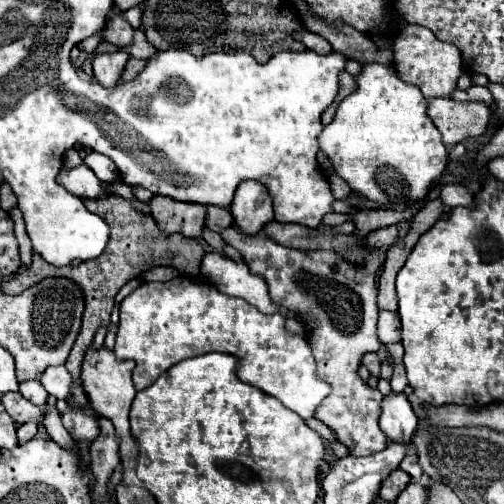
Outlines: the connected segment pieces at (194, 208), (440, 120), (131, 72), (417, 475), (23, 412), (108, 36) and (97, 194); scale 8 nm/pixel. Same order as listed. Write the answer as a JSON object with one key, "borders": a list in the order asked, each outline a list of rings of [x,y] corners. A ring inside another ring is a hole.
{"borders":[[[[154,196],[150,200],[152,216],[166,234],[182,232],[188,238],[198,238],[206,228],[206,206],[194,202],[178,202],[170,196]]],[[[430,98],[428,116],[442,132],[444,146],[454,146],[486,130],[490,108],[482,102],[458,102],[454,98]]],[[[130,58],[128,64],[126,64],[126,70],[122,74],[122,82],[130,82],[134,80],[146,66],[146,60],[140,60],[140,58]]],[[[416,452],[406,454],[406,458],[400,462],[400,470],[408,472],[412,476],[412,480],[416,480],[416,482],[422,480],[422,468],[418,464],[418,454]]],[[[6,392],[6,394],[2,394],[2,404],[4,404],[6,412],[18,424],[26,424],[30,420],[36,420],[38,426],[42,424],[42,408],[38,408],[30,400],[22,398],[20,392]]],[[[114,16],[106,28],[102,30],[102,36],[104,40],[108,40],[110,44],[116,44],[118,48],[124,48],[124,46],[130,46],[132,44],[132,38],[134,38],[134,28],[128,24],[128,20],[124,16]]],[[[80,164],[78,168],[72,168],[68,172],[64,172],[64,168],[58,174],[58,184],[64,186],[68,192],[72,192],[74,196],[82,198],[82,200],[94,200],[94,198],[104,198],[106,194],[110,194],[104,184],[96,178],[96,174]]]]}

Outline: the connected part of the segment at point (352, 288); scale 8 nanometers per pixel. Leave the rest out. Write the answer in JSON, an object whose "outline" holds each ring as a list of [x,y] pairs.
{"outline":[[[228,228],[222,232],[222,238],[244,256],[252,274],[266,280],[270,298],[280,310],[300,316],[306,314],[312,320],[308,342],[316,358],[318,376],[332,384],[332,392],[316,410],[316,418],[336,432],[338,442],[348,446],[352,456],[370,456],[384,450],[388,440],[378,426],[384,396],[380,390],[366,386],[358,376],[362,356],[382,348],[376,334],[376,272],[384,264],[384,256],[380,256],[380,252],[366,254],[366,264],[354,266],[334,252],[284,248],[266,234],[246,236],[236,228]]]}

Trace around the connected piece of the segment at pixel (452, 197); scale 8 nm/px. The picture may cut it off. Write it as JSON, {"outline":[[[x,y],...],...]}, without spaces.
{"outline":[[[446,184],[442,186],[440,198],[446,206],[456,208],[456,206],[464,206],[464,208],[472,208],[476,204],[474,196],[462,186],[462,184]]]}

